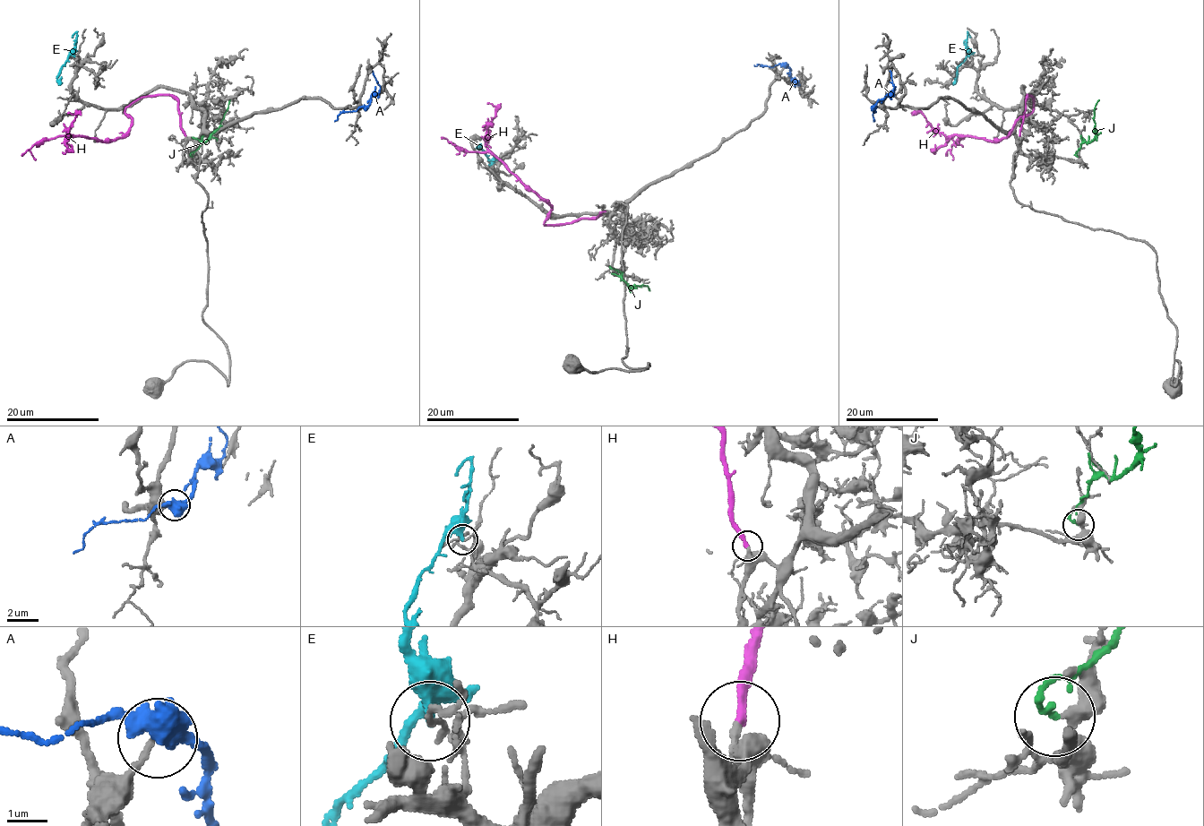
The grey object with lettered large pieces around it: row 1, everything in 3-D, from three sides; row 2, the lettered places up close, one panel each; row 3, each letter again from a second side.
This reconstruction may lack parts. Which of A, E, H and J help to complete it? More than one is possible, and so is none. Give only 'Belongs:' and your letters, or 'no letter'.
Belongs: H

